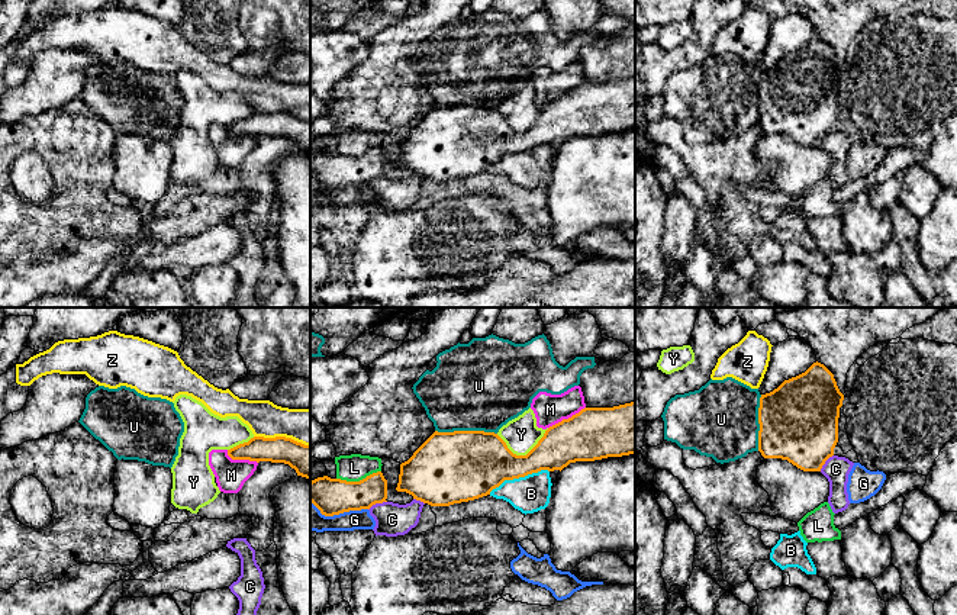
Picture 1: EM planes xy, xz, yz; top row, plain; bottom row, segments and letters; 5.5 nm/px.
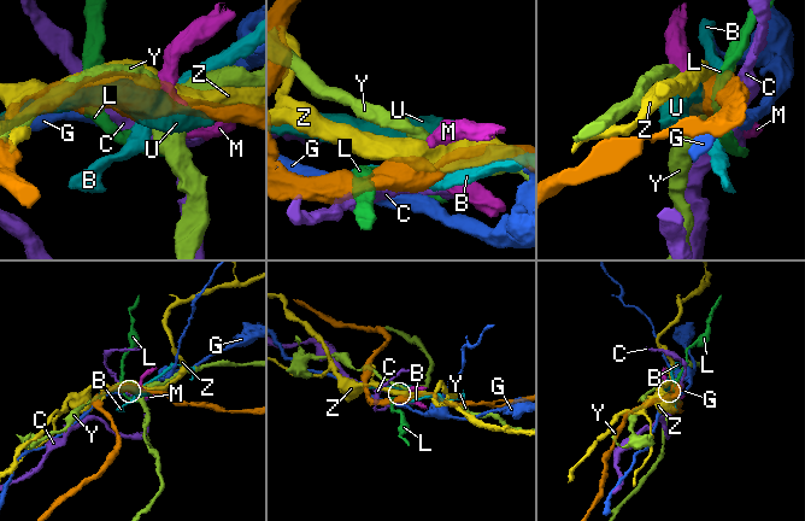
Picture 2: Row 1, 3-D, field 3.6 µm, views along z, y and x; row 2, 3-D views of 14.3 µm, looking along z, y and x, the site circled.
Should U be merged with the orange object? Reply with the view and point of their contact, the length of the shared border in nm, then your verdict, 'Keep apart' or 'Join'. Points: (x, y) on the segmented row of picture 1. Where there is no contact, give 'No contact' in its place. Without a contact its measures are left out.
Touches orange at xz (466, 431). Shared border 340 nm. Keep apart

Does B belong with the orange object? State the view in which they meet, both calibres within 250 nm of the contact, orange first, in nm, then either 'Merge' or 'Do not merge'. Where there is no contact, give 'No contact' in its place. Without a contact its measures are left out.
Touches orange in xz. Thickness 340 nm (orange) against 200 nm. Do not merge

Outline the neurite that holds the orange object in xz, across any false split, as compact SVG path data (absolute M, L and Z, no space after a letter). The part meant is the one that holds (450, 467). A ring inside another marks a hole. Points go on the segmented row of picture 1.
M635 402L613 408L584 408L568 419L550 426L526 454L513 454L494 432L435 431L400 464L396 490L431 506L450 506L490 495L505 480L525 477L541 470L563 470L570 463L594 461L635 454Z

